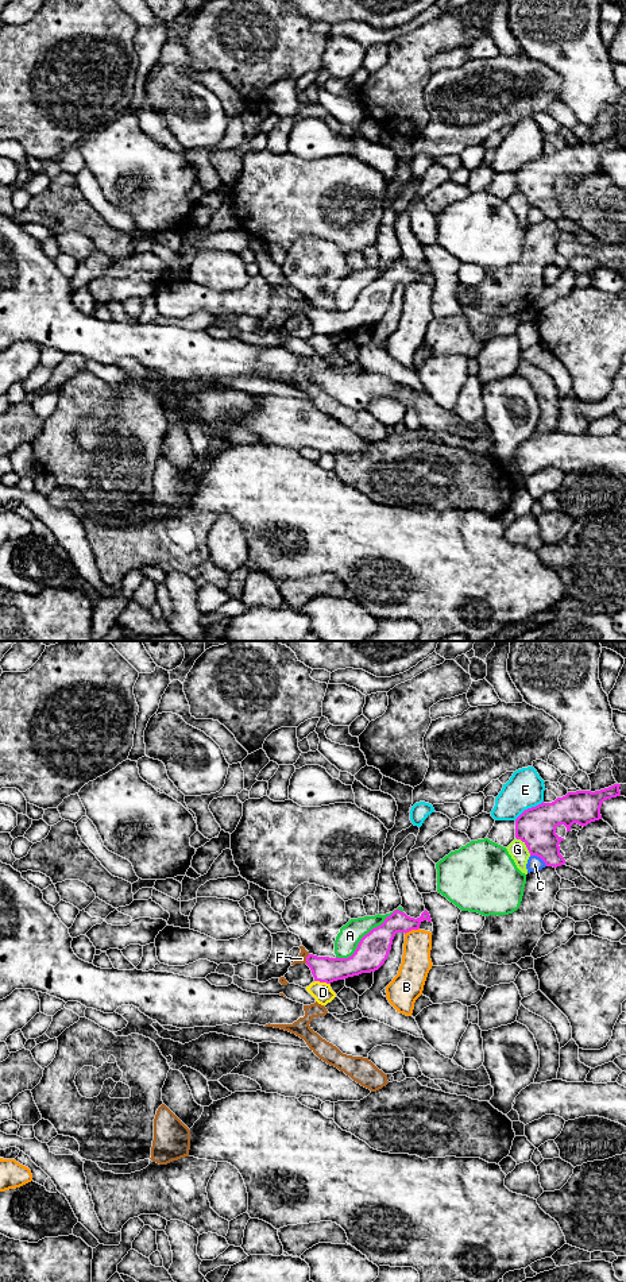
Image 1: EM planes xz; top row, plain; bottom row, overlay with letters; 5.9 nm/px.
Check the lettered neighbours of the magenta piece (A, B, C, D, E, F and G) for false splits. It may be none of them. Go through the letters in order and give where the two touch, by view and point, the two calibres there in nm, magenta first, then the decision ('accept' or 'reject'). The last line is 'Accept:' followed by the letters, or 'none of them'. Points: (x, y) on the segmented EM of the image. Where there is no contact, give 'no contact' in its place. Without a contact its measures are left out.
A: xz (366, 934) | 190/140 nm | reject
B: xz (412, 929) | 180/180 nm | reject
C: xz (538, 856) | 240/90 nm | reject
D: xz (321, 981) | 160/120 nm | reject
E: xz (528, 809) | 240/220 nm | reject
F: xz (306, 958) | 160/60 nm | reject
G: xz (525, 844) | 240/110 nm | reject
Accept: none of them

